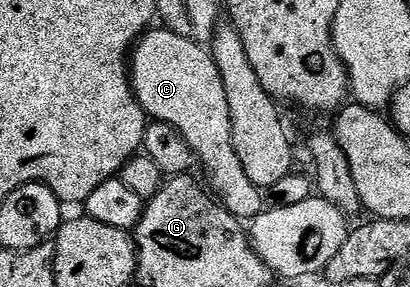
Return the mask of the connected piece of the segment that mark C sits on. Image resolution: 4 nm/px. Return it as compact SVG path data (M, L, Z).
M152 29L135 44L130 55L130 82L145 116L168 123L187 141L204 165L209 188L241 221L251 221L266 207L261 188L253 185L242 169L233 147L230 105L218 65L211 52L195 40L182 38L167 29Z

